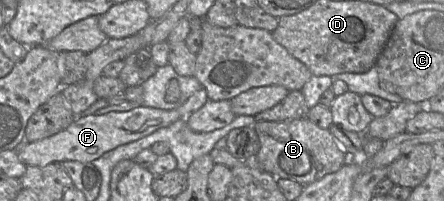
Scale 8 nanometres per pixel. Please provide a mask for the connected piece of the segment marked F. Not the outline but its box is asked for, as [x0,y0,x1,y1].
[17,88,209,166]

